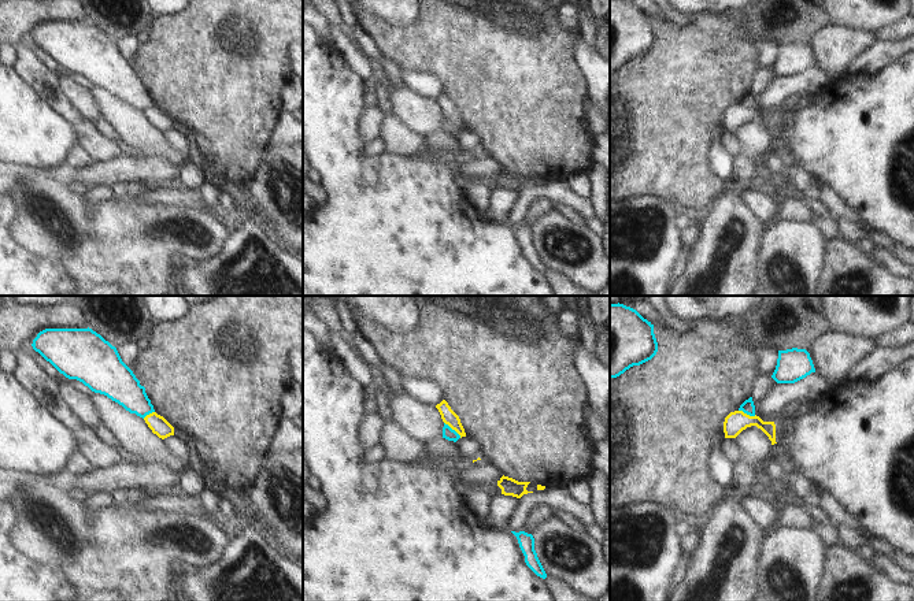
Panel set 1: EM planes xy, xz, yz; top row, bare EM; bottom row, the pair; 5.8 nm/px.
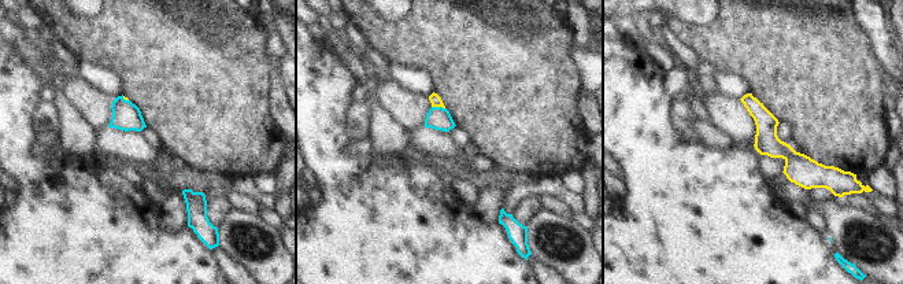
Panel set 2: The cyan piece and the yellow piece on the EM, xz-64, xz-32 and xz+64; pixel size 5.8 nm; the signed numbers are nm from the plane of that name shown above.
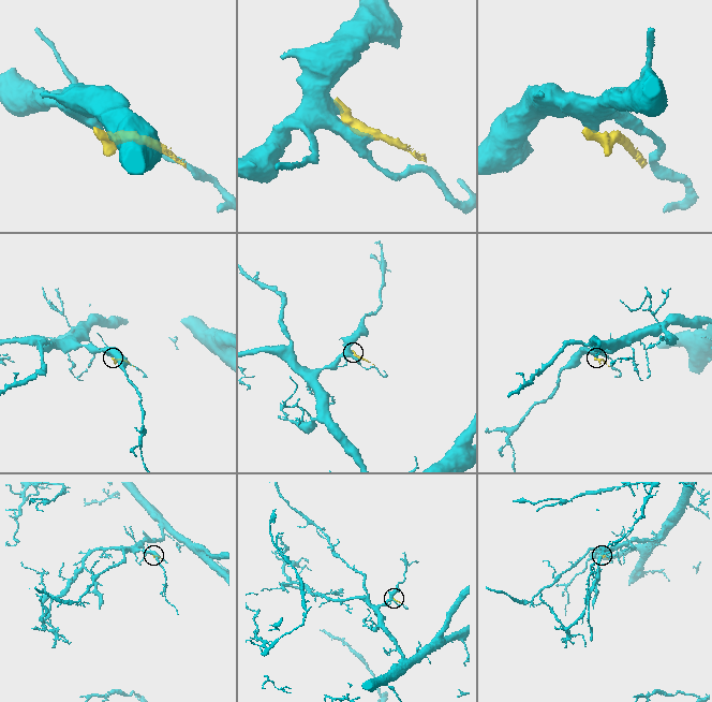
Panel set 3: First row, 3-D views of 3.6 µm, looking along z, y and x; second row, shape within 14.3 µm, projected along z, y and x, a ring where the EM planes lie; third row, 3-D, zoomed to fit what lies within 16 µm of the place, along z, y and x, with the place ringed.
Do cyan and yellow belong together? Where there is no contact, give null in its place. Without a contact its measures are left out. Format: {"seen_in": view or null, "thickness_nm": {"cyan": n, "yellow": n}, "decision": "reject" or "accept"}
{"seen_in": "xz", "thickness_nm": {"cyan": 70, "yellow": 90}, "decision": "reject"}

